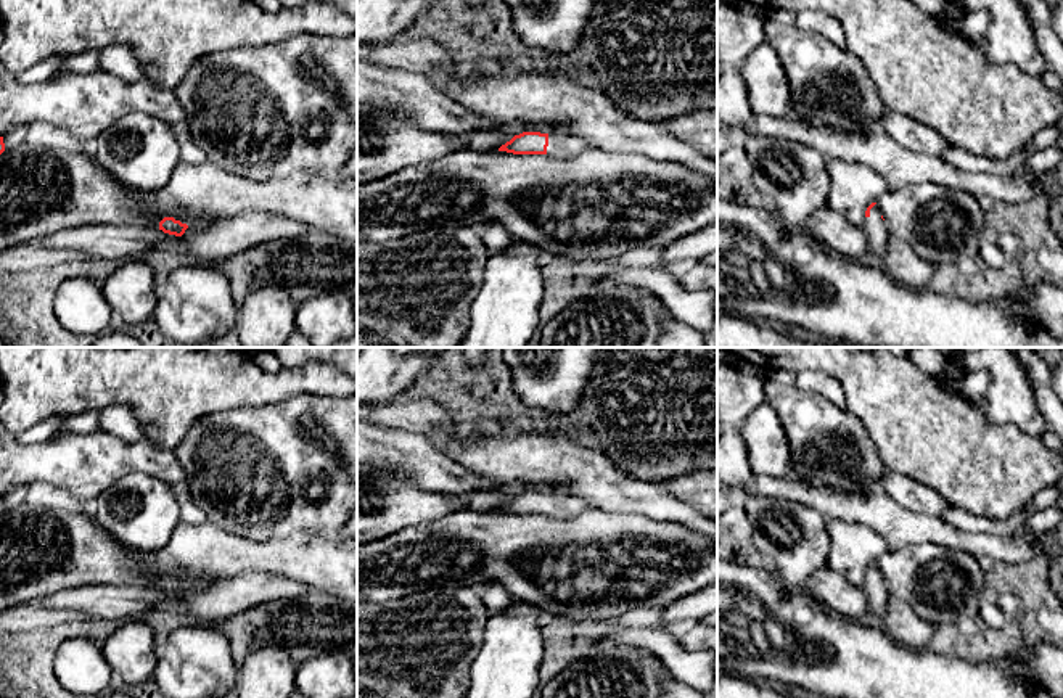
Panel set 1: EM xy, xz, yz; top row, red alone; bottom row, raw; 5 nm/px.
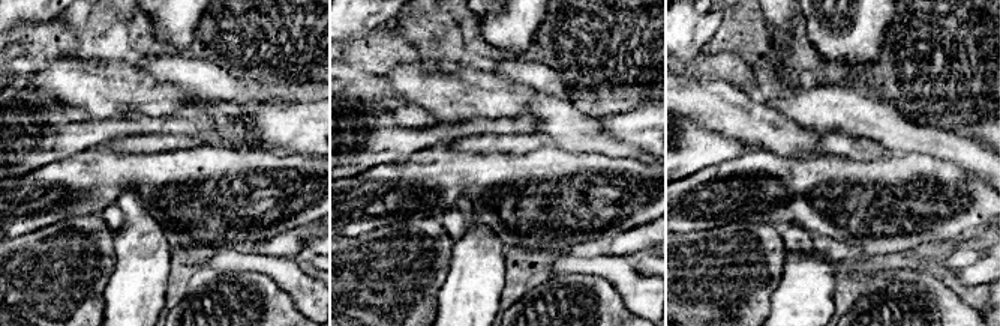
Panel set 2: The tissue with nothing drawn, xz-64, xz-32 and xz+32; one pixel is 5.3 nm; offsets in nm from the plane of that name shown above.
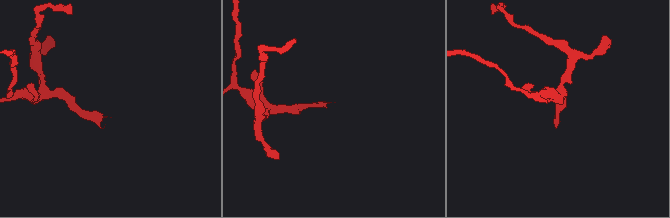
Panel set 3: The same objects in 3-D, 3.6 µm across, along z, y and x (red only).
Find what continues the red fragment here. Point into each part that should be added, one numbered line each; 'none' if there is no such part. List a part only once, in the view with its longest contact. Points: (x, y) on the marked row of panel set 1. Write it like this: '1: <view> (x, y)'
1: xz (560, 145)

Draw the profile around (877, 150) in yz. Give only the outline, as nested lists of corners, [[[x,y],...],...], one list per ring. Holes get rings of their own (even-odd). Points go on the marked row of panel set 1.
[[[753,116],[743,133],[788,138],[815,146],[828,161],[865,164],[881,174],[889,182],[889,188],[931,180],[975,195],[984,207],[1031,201],[1040,195],[1032,187],[1040,174],[1029,174],[1024,169],[1012,177],[968,174],[942,158],[902,148],[883,130],[843,133],[833,127],[812,127],[801,119]]]

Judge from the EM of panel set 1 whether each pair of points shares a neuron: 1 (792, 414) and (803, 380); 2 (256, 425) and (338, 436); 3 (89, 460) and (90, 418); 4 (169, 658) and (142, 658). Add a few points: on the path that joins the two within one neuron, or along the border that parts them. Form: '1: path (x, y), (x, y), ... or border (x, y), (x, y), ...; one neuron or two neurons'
1: border (795, 383), (806, 391), (822, 394), (835, 404); two neurons
2: path (277, 435), (317, 436); one neuron
3: border (97, 428), (87, 433), (61, 433), (53, 439); two neurons
4: border (156, 640), (156, 666), (151, 677); two neurons

